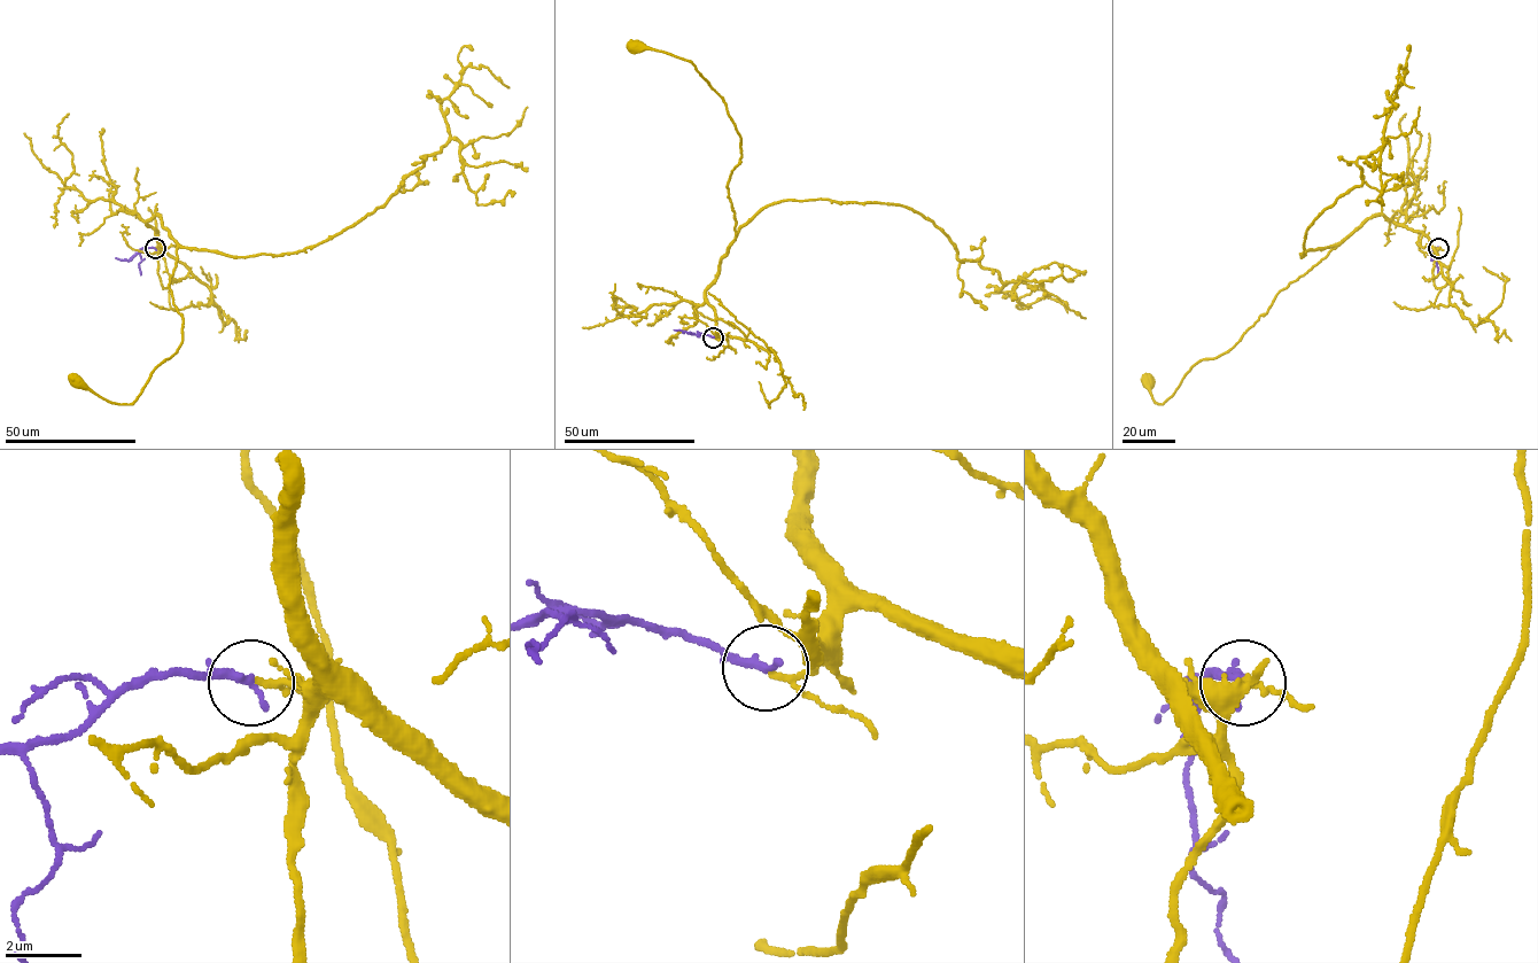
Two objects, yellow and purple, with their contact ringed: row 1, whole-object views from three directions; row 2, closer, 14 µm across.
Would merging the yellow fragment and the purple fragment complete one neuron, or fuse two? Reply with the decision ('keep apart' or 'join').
join

